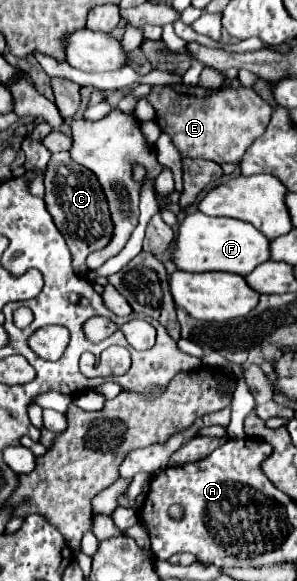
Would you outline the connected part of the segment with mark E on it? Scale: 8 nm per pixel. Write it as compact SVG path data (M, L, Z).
M156 85L146 99L156 109L160 129L172 137L182 157L202 157L214 163L240 163L248 147L266 131L272 115L272 107L252 89Z

